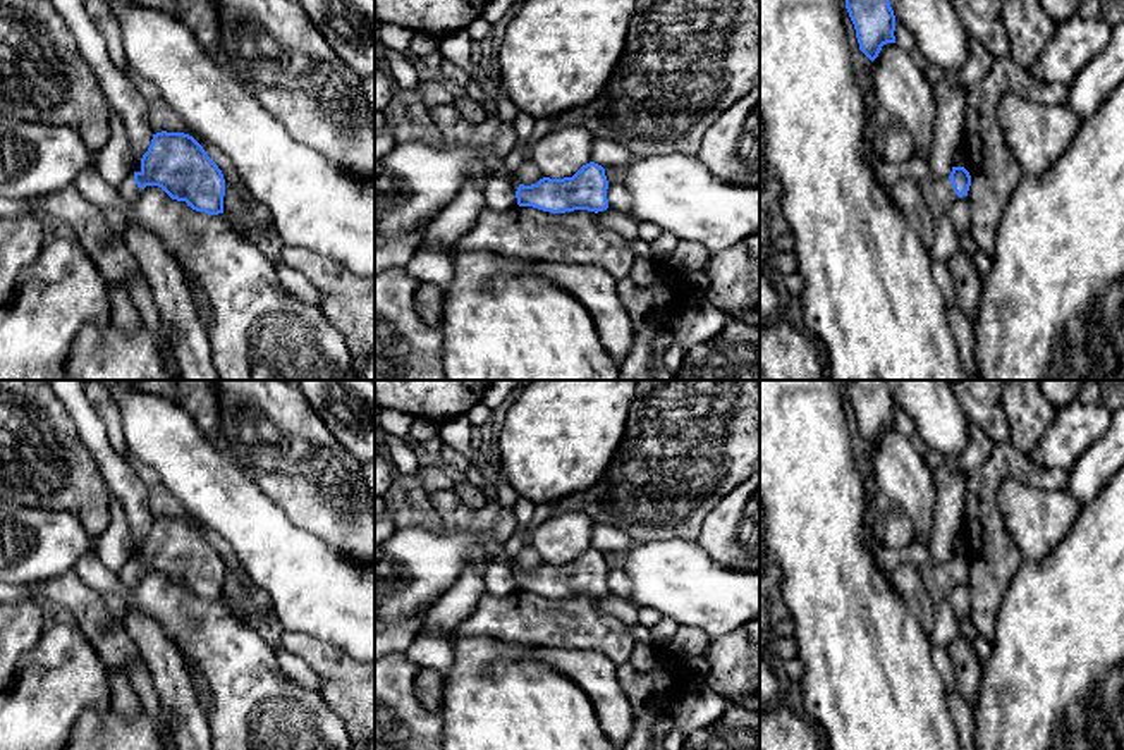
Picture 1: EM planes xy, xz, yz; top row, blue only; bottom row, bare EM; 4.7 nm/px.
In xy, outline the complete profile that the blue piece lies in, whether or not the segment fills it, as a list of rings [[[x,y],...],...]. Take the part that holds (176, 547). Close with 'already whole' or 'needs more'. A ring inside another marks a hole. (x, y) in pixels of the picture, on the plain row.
[[[153,519],[141,556],[127,561],[117,576],[127,590],[134,590],[146,571],[162,573],[172,585],[186,587],[196,597],[223,599],[223,559],[189,519]]]; needs more

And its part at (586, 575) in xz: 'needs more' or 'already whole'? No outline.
needs more

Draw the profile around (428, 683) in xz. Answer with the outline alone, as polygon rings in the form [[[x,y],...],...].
[[[419,669],[414,678],[416,698],[431,712],[438,712],[443,700],[443,673],[437,669]]]

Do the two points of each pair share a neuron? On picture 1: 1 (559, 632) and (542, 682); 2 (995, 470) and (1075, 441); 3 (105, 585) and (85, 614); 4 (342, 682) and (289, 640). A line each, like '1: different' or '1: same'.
1: different
2: different
3: different
4: same

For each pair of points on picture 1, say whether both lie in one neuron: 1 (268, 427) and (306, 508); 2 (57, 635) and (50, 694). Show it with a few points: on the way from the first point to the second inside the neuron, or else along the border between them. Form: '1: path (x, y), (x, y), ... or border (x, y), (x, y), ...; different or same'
1: path (284, 448), (306, 472), (306, 487); same
2: path (59, 649), (61, 676), (57, 680); same

